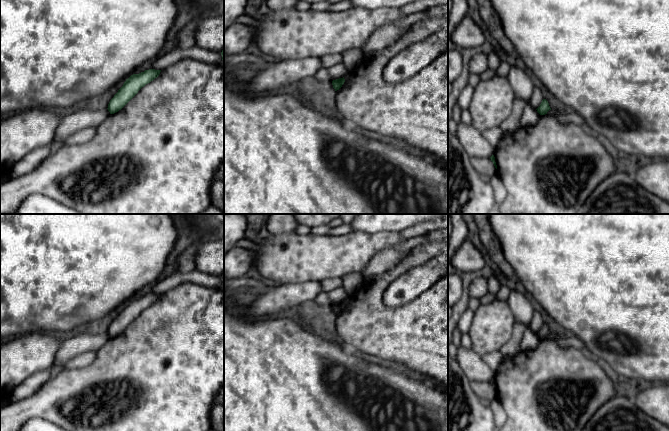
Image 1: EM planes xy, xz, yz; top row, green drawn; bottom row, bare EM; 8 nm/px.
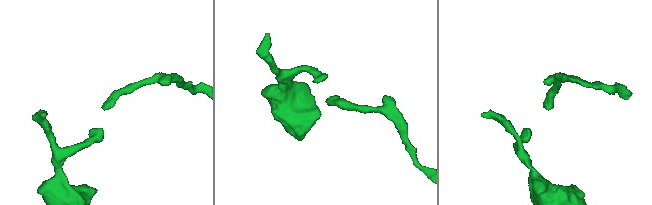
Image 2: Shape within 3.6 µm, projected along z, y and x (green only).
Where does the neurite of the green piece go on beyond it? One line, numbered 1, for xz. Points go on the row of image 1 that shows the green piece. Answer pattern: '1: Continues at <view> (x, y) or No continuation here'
1: No continuation here

